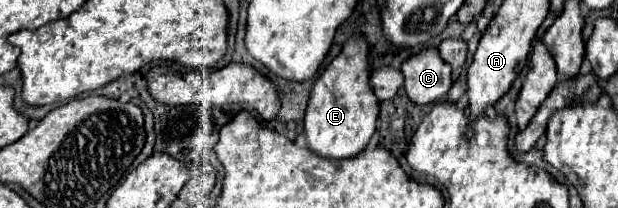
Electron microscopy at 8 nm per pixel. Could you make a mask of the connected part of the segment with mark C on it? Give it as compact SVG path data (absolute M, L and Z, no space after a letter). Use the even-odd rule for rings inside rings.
M427 47L409 57L401 71L405 75L405 93L415 105L435 103L451 89L451 69L441 61L437 47Z

